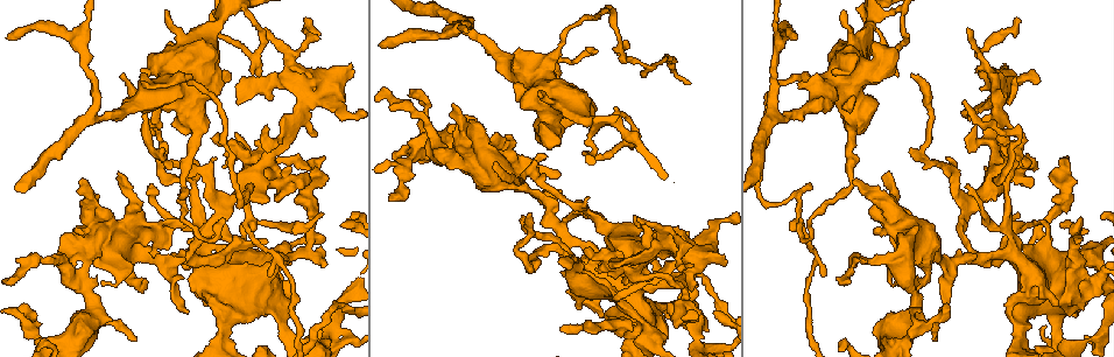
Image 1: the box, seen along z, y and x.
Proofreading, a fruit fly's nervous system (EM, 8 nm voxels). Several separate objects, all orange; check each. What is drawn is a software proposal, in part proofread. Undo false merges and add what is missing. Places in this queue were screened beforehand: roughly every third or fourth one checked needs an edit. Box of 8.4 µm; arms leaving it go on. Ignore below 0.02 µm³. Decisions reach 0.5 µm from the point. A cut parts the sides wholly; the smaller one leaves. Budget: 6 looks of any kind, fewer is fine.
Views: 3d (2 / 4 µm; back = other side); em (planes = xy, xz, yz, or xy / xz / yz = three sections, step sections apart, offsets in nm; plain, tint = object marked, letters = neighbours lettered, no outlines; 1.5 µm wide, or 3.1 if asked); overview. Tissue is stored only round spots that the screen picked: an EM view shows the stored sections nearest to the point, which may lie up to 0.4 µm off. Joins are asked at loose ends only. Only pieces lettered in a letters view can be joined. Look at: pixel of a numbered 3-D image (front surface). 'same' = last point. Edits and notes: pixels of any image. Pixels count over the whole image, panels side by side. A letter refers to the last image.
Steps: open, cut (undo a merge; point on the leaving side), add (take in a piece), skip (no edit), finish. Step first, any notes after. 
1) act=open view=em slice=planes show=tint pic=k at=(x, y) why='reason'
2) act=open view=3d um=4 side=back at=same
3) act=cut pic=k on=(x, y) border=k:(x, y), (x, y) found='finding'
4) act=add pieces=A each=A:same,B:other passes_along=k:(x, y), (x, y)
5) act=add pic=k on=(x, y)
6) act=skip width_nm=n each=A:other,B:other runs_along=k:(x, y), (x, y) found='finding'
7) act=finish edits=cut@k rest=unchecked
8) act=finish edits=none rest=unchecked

act=open view=em slice=planes show=letters pic=1 at=(624, 63)

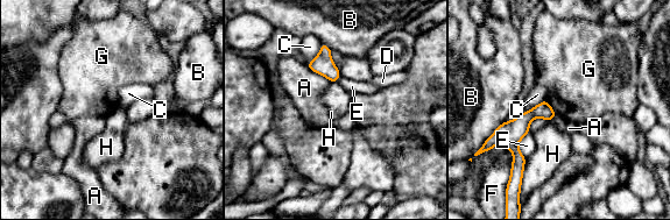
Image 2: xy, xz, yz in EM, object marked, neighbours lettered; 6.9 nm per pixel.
act=skip width_nm=110 each=A:other,B:other,C:other,D:other,E:other,F:other,G:other,H:other border=2:(545, 99), (557, 114) found='none of them fits'

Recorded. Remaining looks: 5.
act=open view=em slice=planes show=letters pic=1 at=(1009, 101) why='branch stops here'

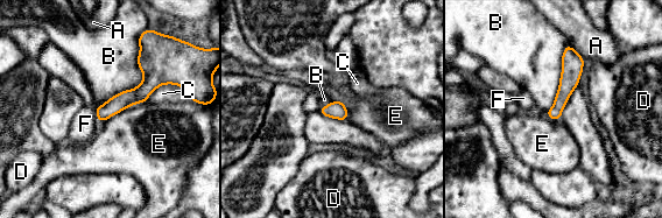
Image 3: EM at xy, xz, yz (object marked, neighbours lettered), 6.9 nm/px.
act=skip each=A:other,B:other,C:other,D:other,E:other,F:other runs_along=3:(145, 51), (148, 82), (101, 118) found='no lettered piece goes on from it'

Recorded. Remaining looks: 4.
act=open view=em slice=planes show=letters pic=1 at=(266, 29)

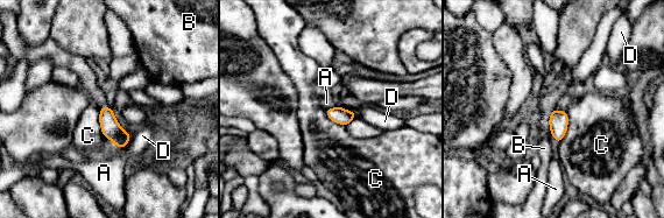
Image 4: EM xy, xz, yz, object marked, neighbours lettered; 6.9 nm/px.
act=skip each=A:other,B:other,C:other,D:other border=4:(565, 111), (567, 128), (559, 142) found='none of them fits'

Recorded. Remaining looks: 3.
act=finish edits=none rest=unchecked

